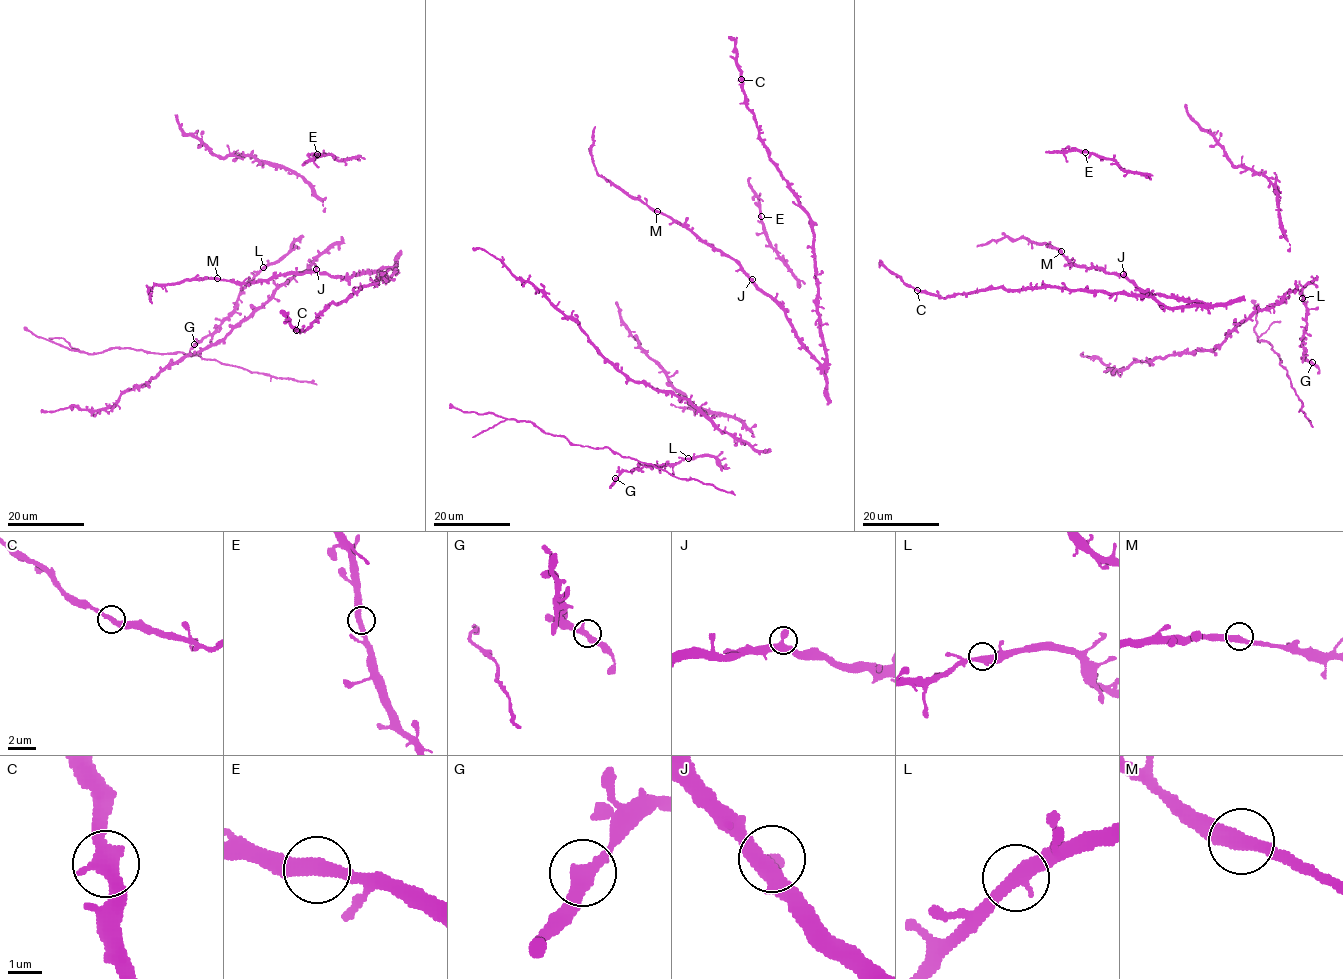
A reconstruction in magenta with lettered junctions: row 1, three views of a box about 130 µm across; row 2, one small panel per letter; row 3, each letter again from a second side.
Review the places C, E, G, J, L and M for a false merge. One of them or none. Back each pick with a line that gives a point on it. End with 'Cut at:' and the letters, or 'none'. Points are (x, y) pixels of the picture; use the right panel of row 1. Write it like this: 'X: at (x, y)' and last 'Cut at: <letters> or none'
Cut at: none

